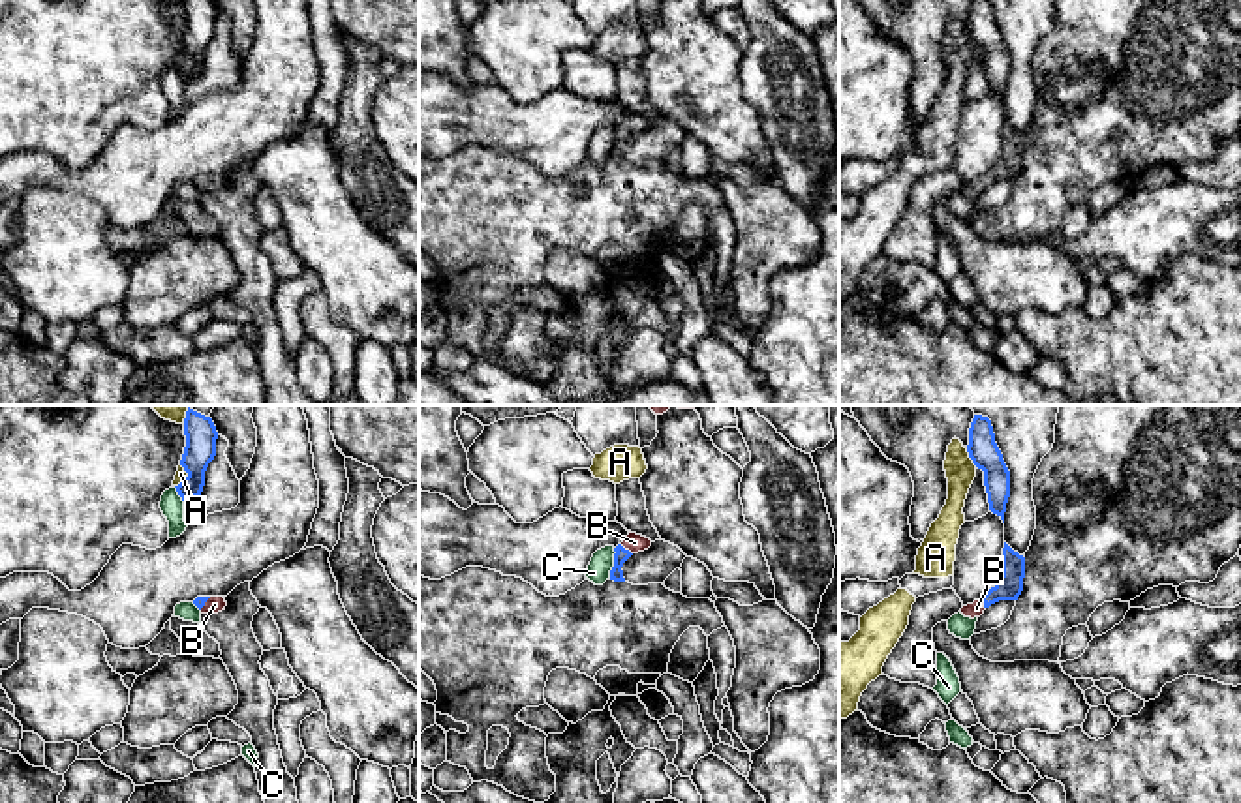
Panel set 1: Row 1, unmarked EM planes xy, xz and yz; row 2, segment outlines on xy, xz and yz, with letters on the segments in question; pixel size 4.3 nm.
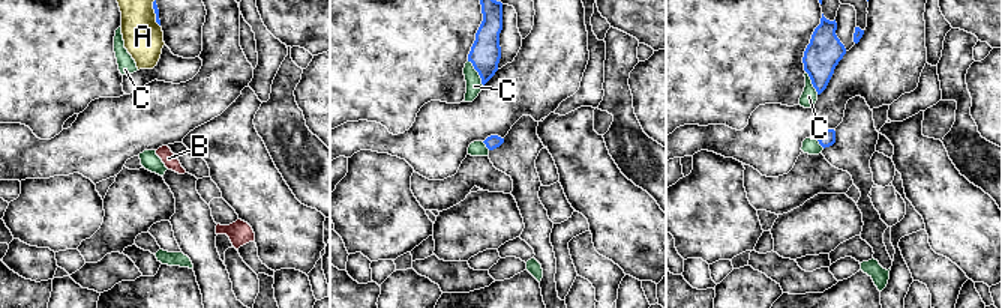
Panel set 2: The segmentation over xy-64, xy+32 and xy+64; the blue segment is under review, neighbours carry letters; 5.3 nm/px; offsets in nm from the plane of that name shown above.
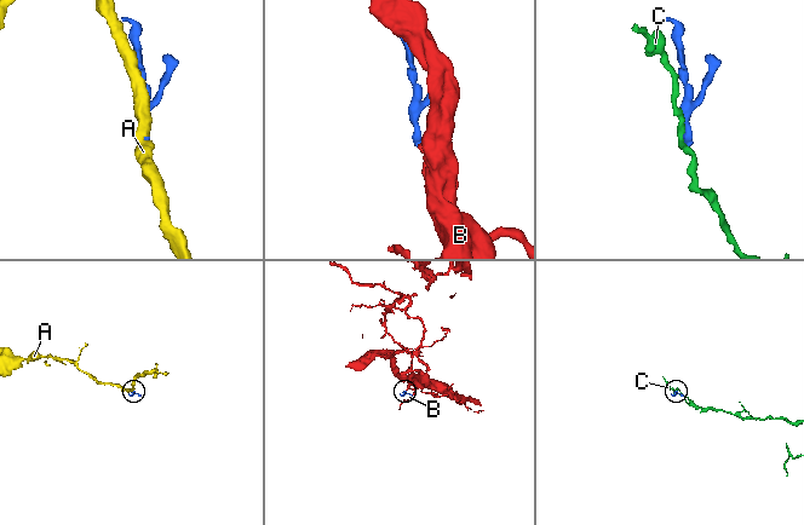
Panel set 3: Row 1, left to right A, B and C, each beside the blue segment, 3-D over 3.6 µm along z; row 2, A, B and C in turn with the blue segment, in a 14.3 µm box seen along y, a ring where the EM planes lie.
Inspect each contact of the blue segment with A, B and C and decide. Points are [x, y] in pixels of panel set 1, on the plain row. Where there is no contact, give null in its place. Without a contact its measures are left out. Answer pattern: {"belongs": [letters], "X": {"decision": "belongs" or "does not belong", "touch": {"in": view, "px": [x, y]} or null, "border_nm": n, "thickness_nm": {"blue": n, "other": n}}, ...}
{"belongs": ["B"], "A": {"decision": "does not belong", "touch": {"in": "yz", "px": [969, 36]}, "border_nm": 90, "thickness_nm": {"blue": 130, "other": 130}}, "B": {"decision": "belongs", "touch": {"in": "xz", "px": [624, 128]}, "border_nm": 70, "thickness_nm": {"blue": 60, "other": 80}}, "C": {"decision": "does not belong", "touch": {"in": "xz", "px": [614, 143]}, "border_nm": 130, "thickness_nm": {"blue": 60, "other": 100}}}

